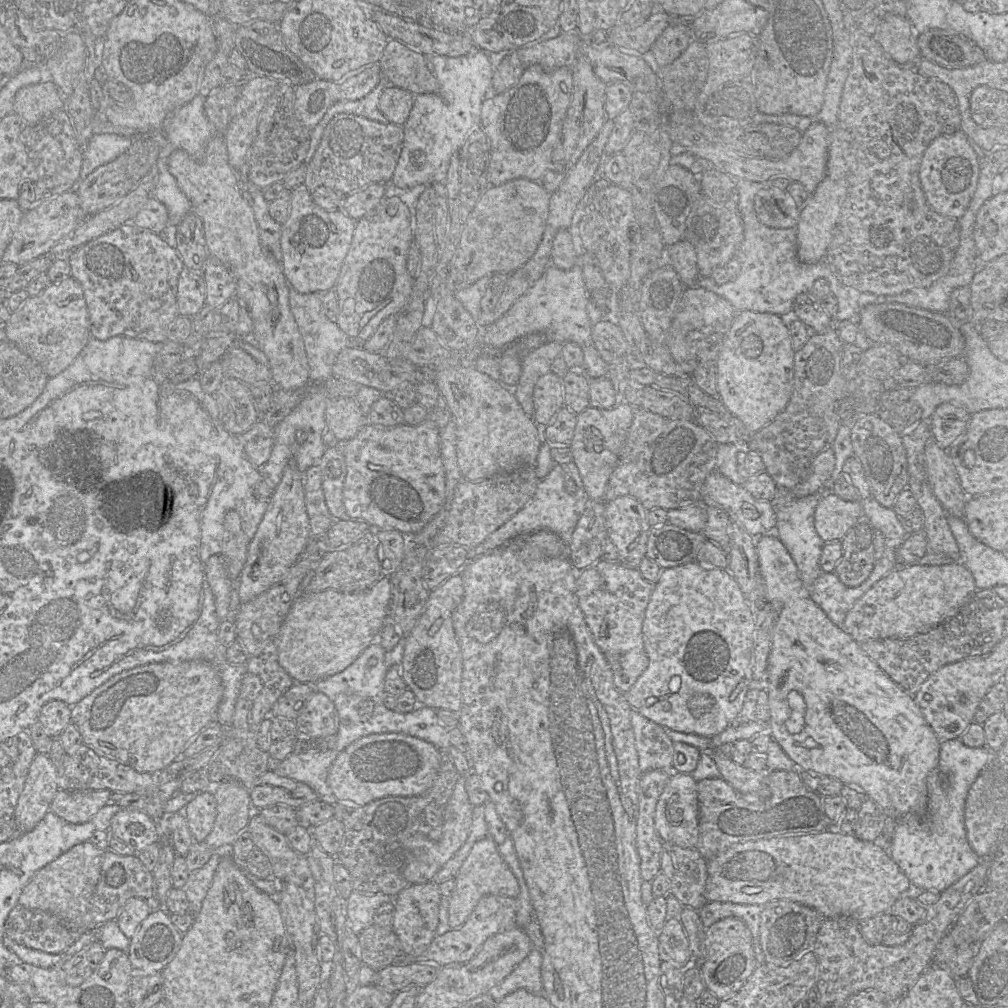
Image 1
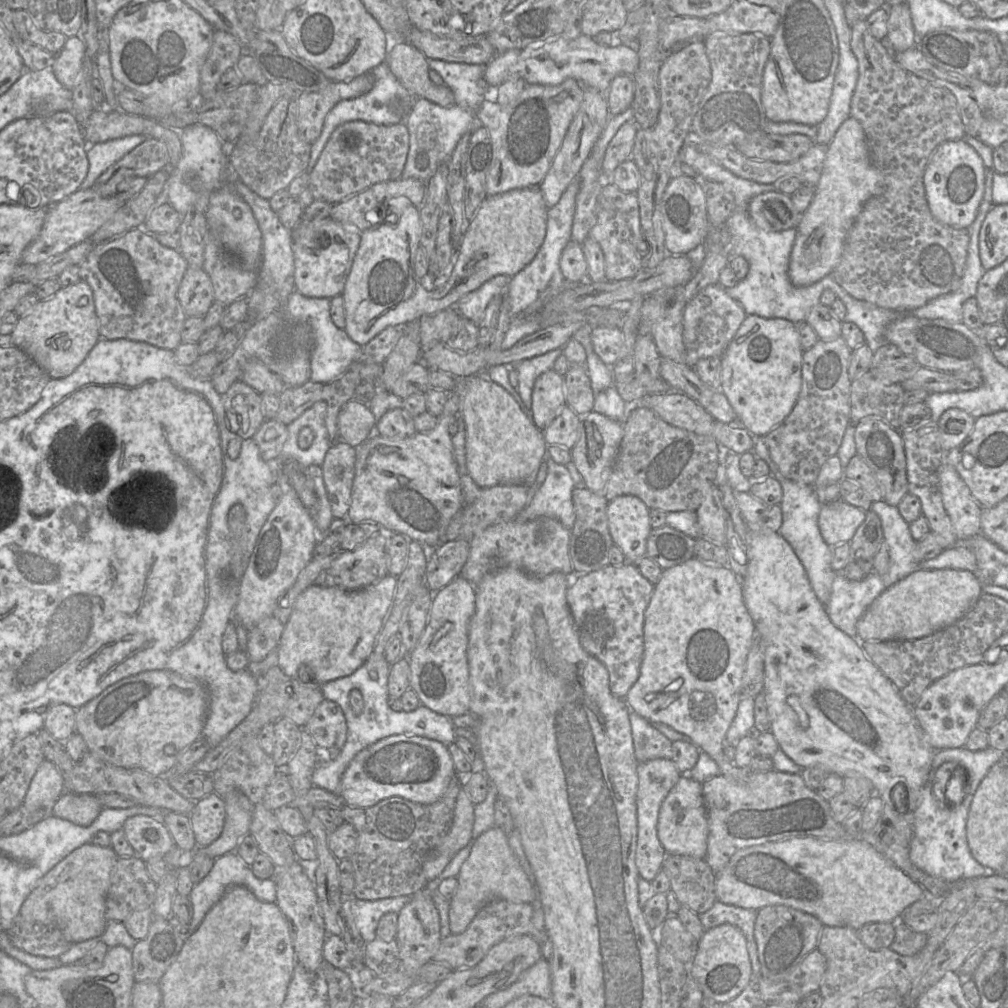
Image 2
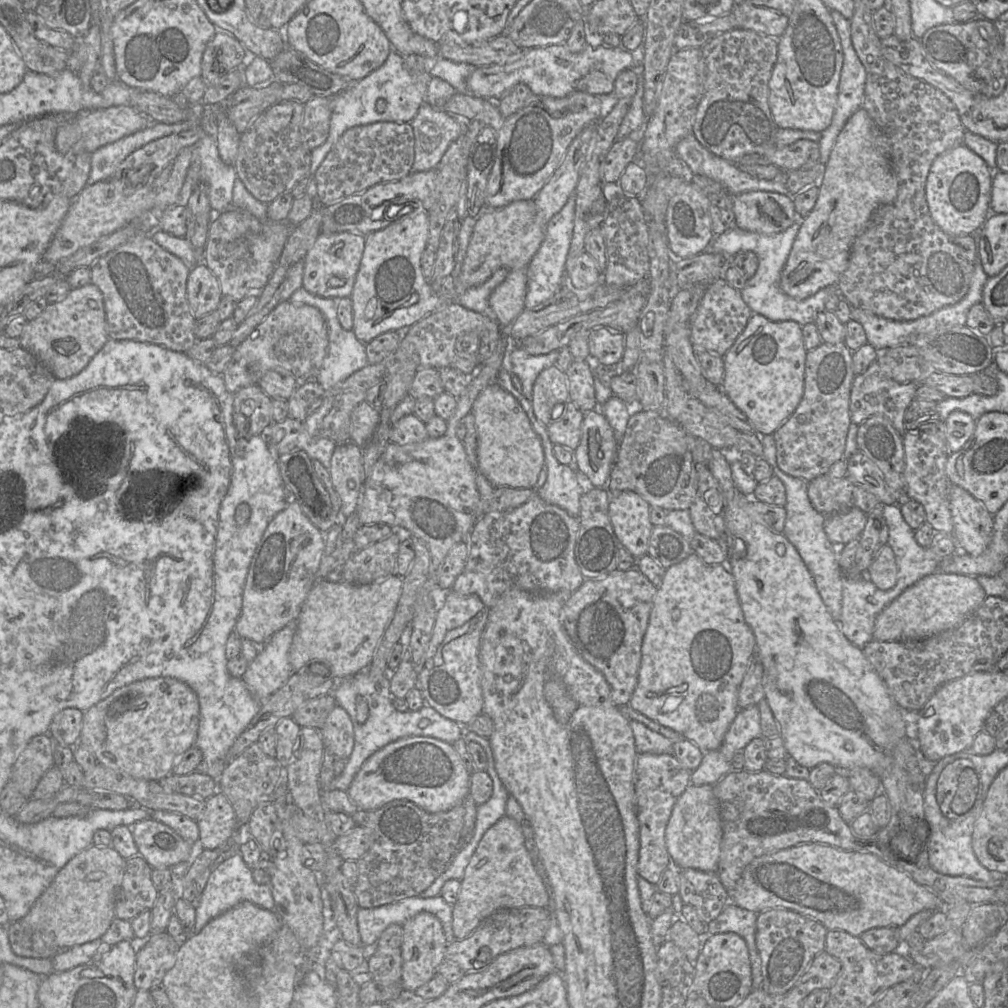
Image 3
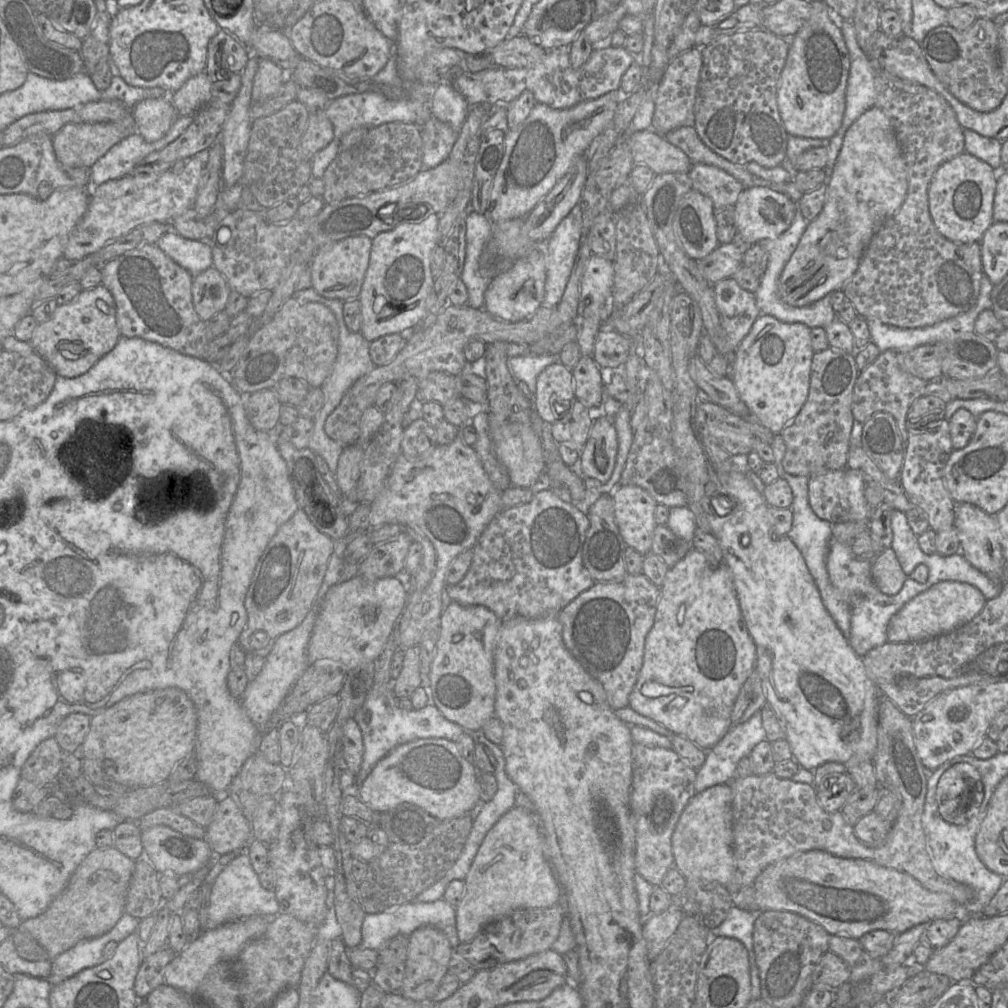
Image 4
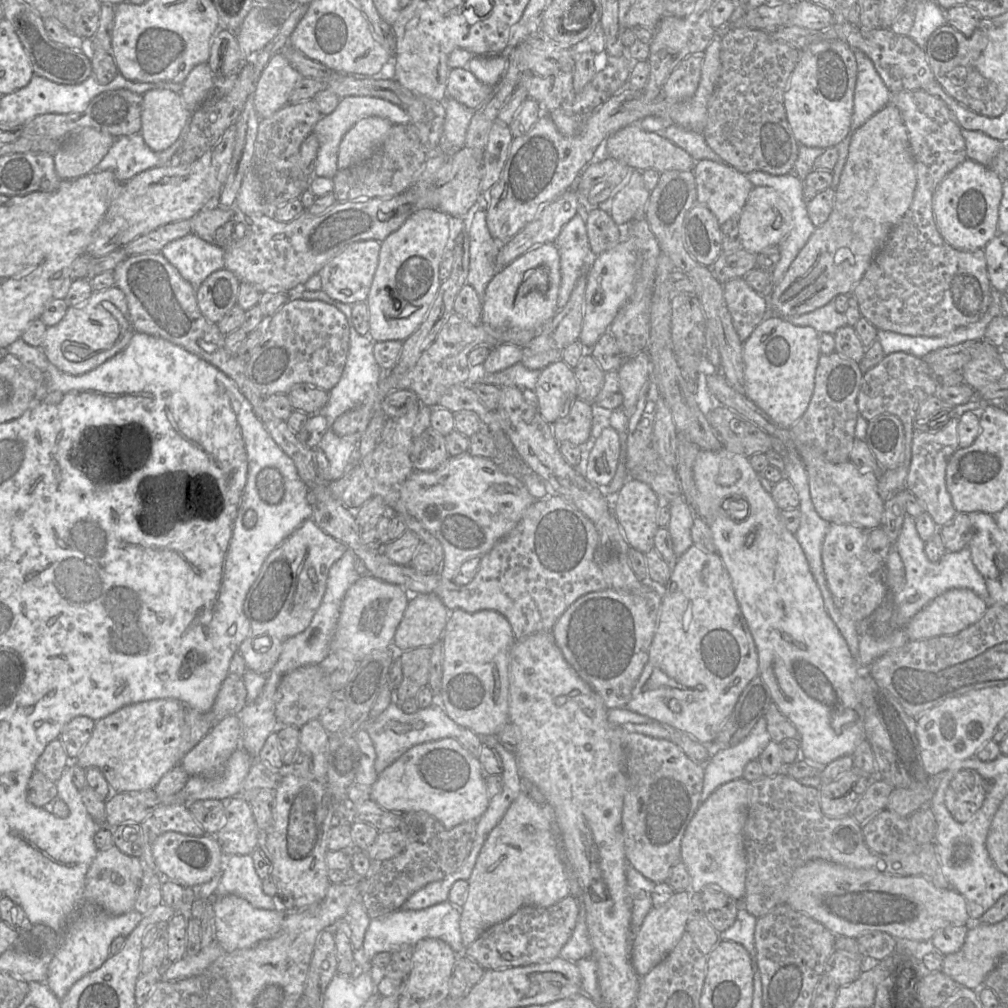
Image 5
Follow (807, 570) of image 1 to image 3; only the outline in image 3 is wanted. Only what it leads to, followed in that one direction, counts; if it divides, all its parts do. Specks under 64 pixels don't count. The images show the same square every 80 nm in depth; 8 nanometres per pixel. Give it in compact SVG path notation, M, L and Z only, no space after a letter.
M758 434L763 445L762 458L769 463L775 477L785 486L786 520L783 535L793 544L803 562L811 573L817 590L835 621L839 621L842 610L842 569L838 564L838 547L828 539L824 531L826 516L812 506L808 497L808 482L804 479L790 476L783 472L776 460L776 444L773 435Z

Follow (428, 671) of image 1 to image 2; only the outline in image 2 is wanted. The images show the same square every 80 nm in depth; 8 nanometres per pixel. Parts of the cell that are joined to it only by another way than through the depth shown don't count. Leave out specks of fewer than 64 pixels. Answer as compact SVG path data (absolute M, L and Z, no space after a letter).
M458 575L455 577L450 583L448 583L443 588L439 589L438 591L432 591L434 595L432 597L432 604L429 611L429 617L426 624L426 627L419 638L415 648L407 654L409 667L410 667L410 689L413 689L421 702L421 704L425 705L429 709L448 716L458 716L469 712L469 704L470 704L470 693L469 693L469 668L468 668L468 660L467 660L467 645L468 645L468 624L471 617L475 611L475 586L464 579L462 576Z

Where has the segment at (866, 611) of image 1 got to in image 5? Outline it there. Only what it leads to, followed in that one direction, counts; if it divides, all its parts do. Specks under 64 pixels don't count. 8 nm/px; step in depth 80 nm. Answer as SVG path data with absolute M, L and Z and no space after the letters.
M954 588L933 599L904 627L909 640L923 640L943 635L954 635L978 622L986 613L988 604L969 589Z

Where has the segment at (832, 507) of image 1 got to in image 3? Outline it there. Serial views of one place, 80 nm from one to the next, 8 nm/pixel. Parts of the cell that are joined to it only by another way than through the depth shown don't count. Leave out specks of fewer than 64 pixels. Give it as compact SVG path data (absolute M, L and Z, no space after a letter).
M857 507L826 516L824 531L834 545L843 546L858 539L867 523L867 514Z

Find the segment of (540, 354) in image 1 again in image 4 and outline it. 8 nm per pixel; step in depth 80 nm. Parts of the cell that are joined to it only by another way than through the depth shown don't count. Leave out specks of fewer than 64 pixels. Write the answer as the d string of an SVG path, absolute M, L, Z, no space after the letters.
M526 352L521 356L509 358L508 370L515 381L524 382L534 395L538 375L556 362L559 362L558 355L534 355Z

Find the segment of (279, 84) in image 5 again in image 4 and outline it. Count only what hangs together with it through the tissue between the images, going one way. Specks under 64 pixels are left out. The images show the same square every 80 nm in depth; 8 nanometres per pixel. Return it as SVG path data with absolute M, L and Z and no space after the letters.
M261 57L253 80L253 102L260 102L275 94L287 80L286 70L272 60Z

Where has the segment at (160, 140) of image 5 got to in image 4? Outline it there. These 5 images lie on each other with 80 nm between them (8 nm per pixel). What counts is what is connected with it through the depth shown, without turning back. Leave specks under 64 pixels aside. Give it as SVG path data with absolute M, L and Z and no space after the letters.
M148 98L132 108L138 133L148 143L160 140L179 116L170 98Z

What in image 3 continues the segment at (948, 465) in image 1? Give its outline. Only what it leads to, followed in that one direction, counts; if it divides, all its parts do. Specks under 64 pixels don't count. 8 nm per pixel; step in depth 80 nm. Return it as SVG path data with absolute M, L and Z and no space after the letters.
M950 485L950 510L953 536L958 550L979 556L989 547L994 532L994 517L968 491Z

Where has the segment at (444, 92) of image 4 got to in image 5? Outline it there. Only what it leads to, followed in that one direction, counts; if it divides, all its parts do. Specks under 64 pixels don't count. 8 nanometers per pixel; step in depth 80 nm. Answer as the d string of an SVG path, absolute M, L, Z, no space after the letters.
M450 96L441 103L445 109L445 120L439 148L446 155L453 155L465 147L466 132L475 110Z

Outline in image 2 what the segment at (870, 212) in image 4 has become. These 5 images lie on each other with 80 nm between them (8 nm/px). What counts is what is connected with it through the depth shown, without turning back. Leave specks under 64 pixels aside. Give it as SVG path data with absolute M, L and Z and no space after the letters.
M849 117L827 147L813 199L797 226L788 268L788 276L794 286L809 286L832 274L840 261L846 236L864 203L873 196L883 194L885 189L883 175L870 161L862 126L855 118Z

